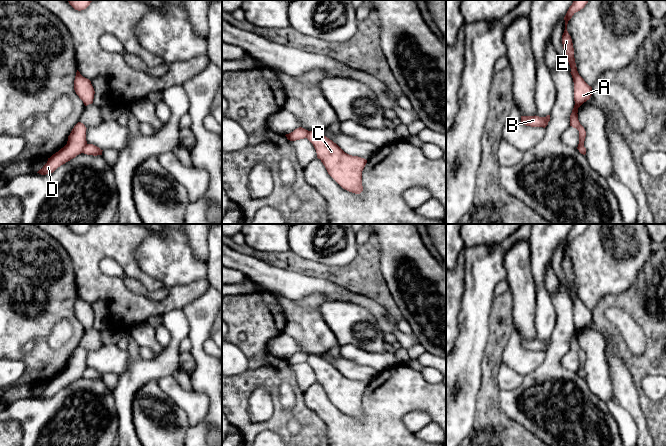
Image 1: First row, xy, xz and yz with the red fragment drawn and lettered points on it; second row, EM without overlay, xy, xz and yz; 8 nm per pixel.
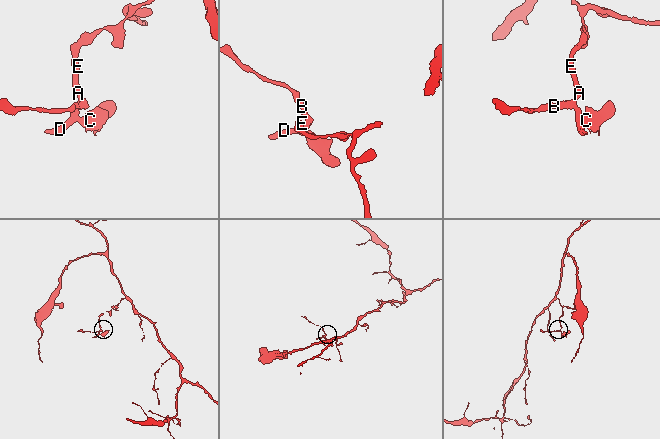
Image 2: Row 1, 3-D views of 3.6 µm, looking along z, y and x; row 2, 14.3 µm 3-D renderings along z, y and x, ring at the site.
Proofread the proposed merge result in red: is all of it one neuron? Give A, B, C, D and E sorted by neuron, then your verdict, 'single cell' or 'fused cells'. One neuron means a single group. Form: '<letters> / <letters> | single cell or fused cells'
A B D E / C | fused cells

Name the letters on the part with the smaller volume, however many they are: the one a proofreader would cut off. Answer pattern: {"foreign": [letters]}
{"foreign": ["C"]}

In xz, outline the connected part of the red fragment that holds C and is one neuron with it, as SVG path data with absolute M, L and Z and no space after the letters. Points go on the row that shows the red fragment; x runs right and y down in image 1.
M309 131L307 139L313 144L317 158L328 174L345 190L360 194L363 191L362 171L367 160L345 153L336 143L316 131Z

